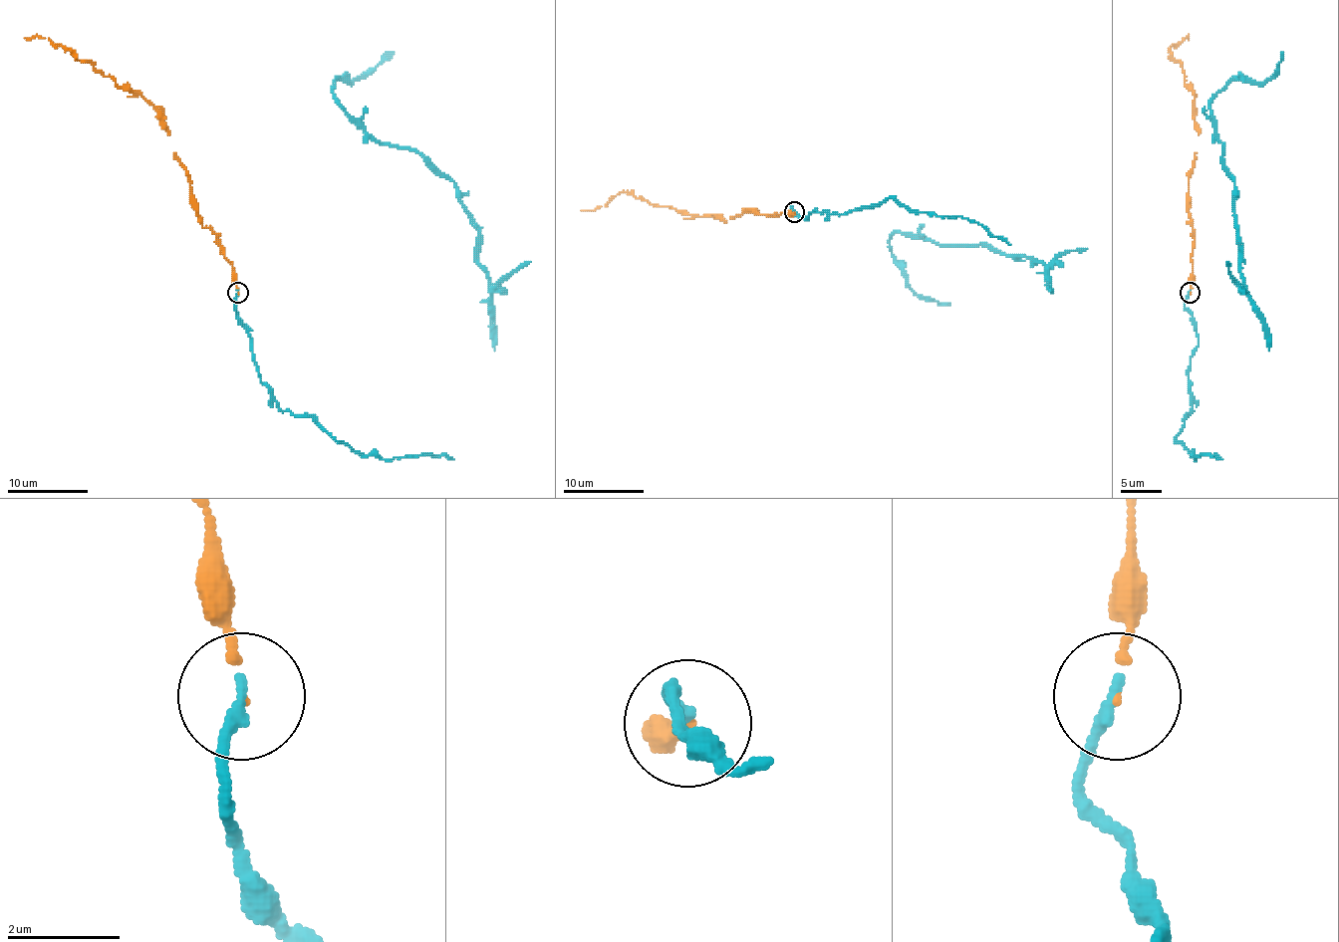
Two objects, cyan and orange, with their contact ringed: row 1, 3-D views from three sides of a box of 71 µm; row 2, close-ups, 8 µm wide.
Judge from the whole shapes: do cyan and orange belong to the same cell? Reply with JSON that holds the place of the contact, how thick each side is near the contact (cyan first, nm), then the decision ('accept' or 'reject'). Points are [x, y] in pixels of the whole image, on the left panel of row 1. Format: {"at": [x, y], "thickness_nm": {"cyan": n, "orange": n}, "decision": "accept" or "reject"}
{"at": [238, 293], "thickness_nm": {"cyan": 220, "orange": 120}, "decision": "accept"}

